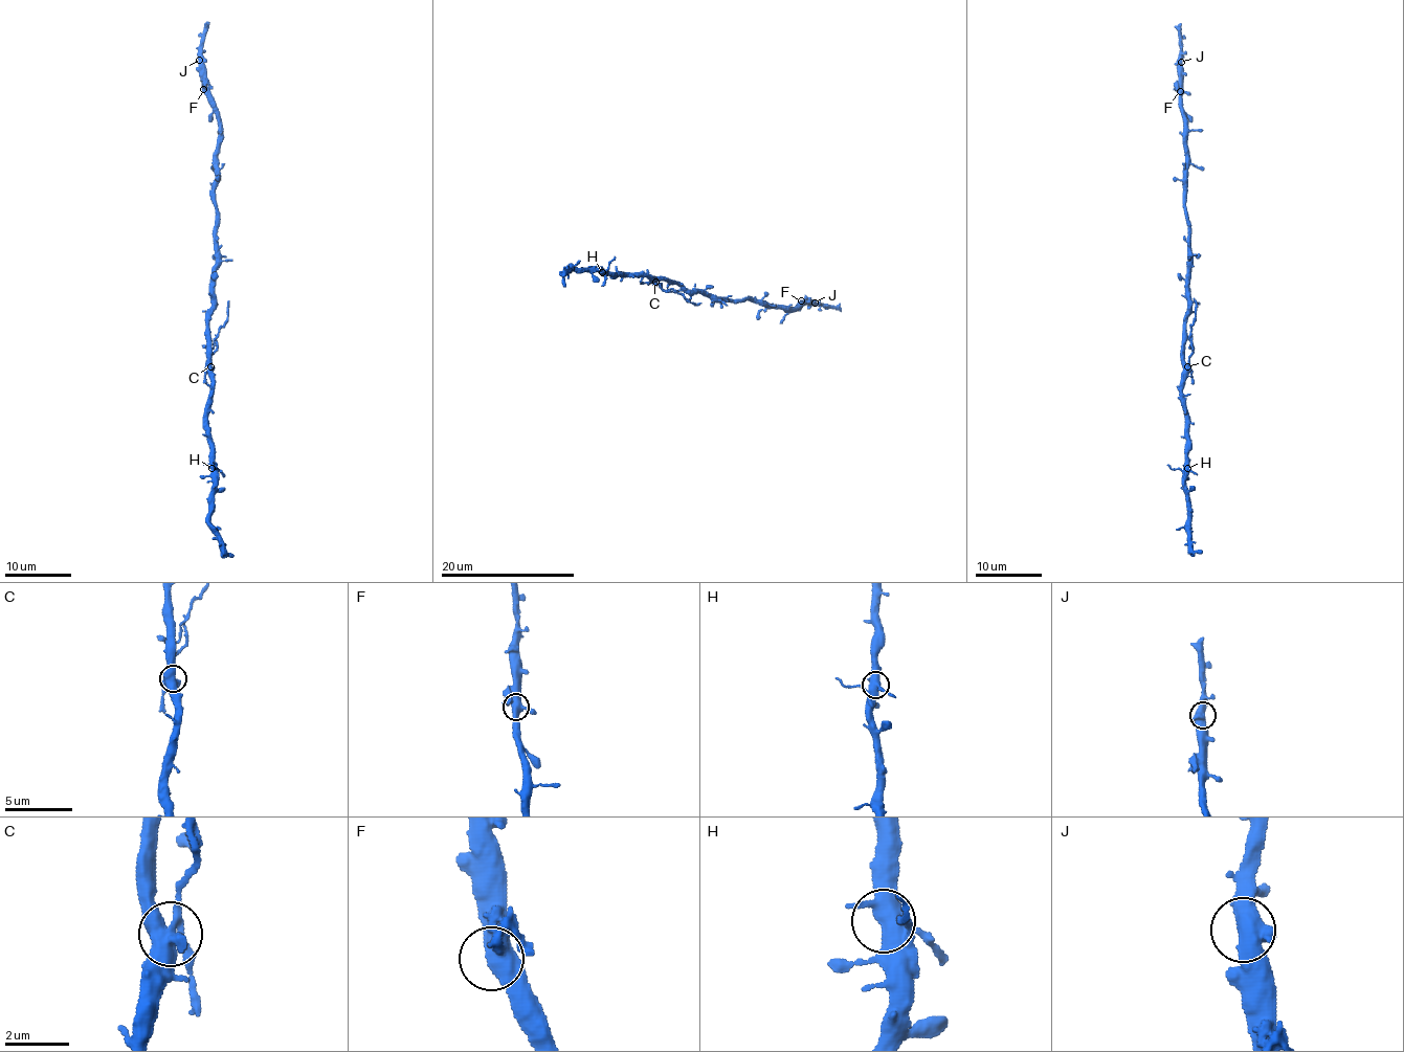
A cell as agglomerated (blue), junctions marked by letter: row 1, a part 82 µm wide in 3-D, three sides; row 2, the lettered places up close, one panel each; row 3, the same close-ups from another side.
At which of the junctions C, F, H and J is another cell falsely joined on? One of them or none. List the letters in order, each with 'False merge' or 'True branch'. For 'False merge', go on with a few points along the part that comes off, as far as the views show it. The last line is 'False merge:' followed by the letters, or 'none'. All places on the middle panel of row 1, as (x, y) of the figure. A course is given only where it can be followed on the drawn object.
C: False merge. Course of the part to remove: (654, 283), (668, 291), (678, 293), (689, 301), (702, 304)
F: True branch
H: True branch
J: True branch
False merge: C

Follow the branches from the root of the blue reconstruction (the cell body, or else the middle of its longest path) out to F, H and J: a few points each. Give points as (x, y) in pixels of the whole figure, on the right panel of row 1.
F: (1187, 295), (1189, 221), (1185, 204), (1185, 142), (1180, 91)
H: (1187, 295), (1182, 390), (1187, 416), (1187, 468)
J: (1187, 295), (1189, 221), (1185, 204), (1181, 62)

